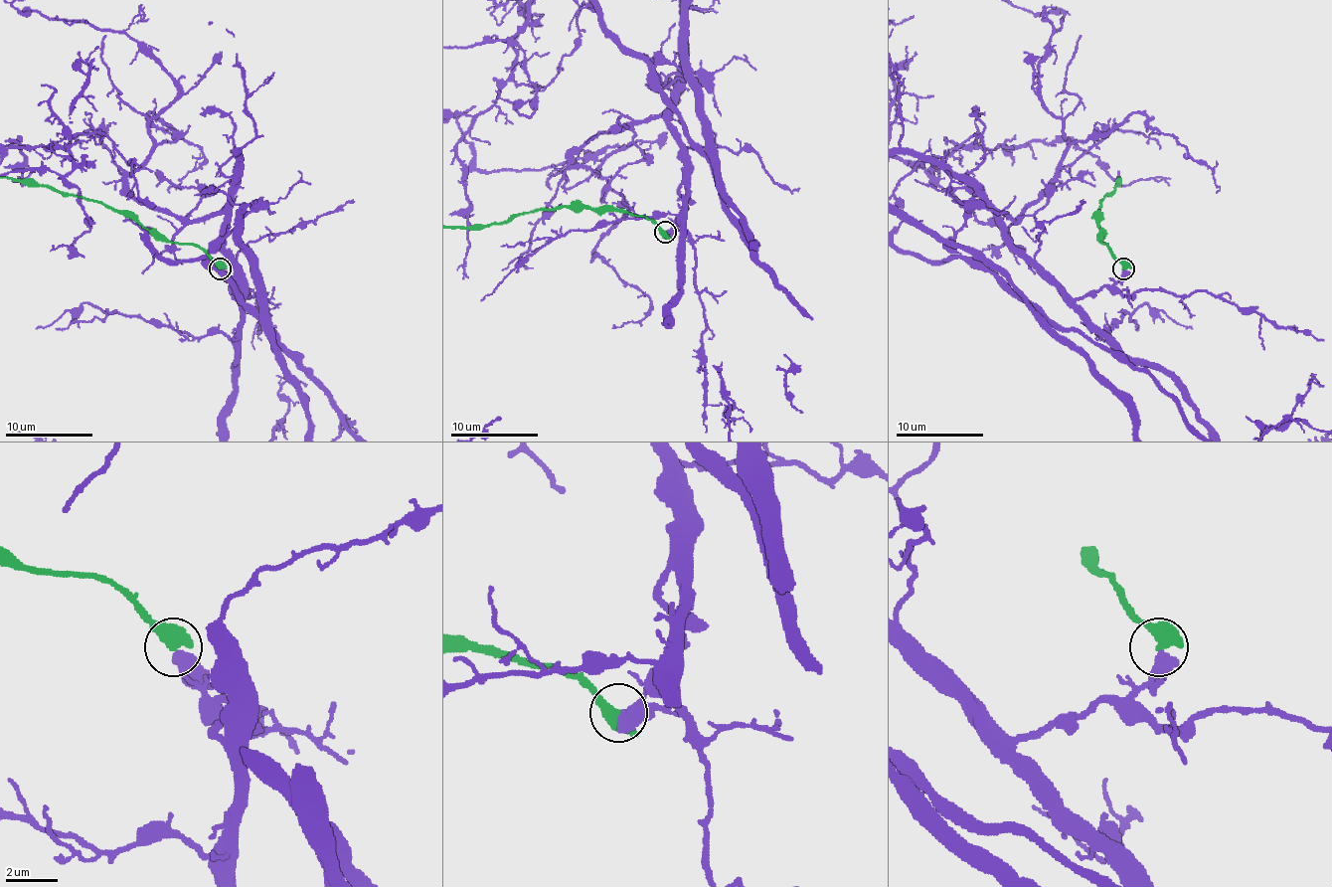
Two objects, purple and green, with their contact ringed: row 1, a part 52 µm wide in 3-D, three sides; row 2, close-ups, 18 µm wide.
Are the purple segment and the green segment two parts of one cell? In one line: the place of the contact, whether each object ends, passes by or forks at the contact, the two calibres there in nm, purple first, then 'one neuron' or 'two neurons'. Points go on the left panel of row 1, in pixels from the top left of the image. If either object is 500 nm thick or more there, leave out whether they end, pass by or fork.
place (220, 268); calibres 550 and 700 nm; two neurons

